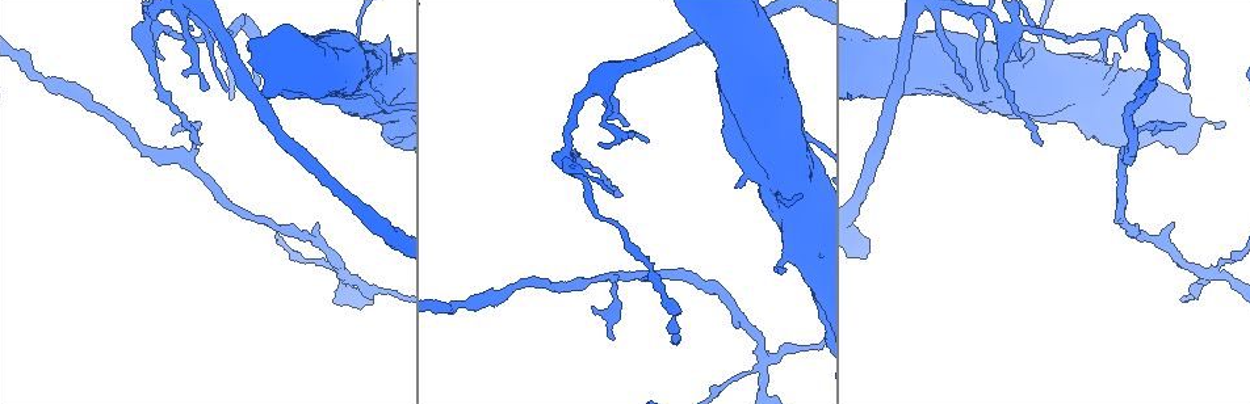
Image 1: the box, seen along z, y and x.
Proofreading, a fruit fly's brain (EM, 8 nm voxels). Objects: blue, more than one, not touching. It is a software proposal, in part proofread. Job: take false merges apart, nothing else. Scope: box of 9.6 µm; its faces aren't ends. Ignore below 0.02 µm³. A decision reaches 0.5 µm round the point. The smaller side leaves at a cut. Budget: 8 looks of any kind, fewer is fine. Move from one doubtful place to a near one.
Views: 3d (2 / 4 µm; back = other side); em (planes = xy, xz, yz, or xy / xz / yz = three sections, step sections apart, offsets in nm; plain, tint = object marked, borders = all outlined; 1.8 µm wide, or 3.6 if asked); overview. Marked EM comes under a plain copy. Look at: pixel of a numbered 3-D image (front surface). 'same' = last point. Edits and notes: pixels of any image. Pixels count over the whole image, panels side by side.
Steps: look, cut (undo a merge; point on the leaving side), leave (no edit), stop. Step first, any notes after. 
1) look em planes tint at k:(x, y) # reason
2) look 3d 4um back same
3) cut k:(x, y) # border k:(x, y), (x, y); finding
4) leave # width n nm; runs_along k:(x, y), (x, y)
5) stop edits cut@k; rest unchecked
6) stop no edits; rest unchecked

look 3d 4um at 1:(181, 17) # three arms meet

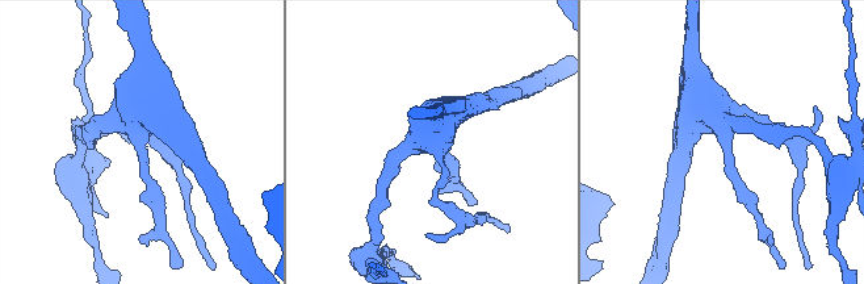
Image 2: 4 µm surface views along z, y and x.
look em 3.6um planes borders at 2:(729, 147) # now the EM

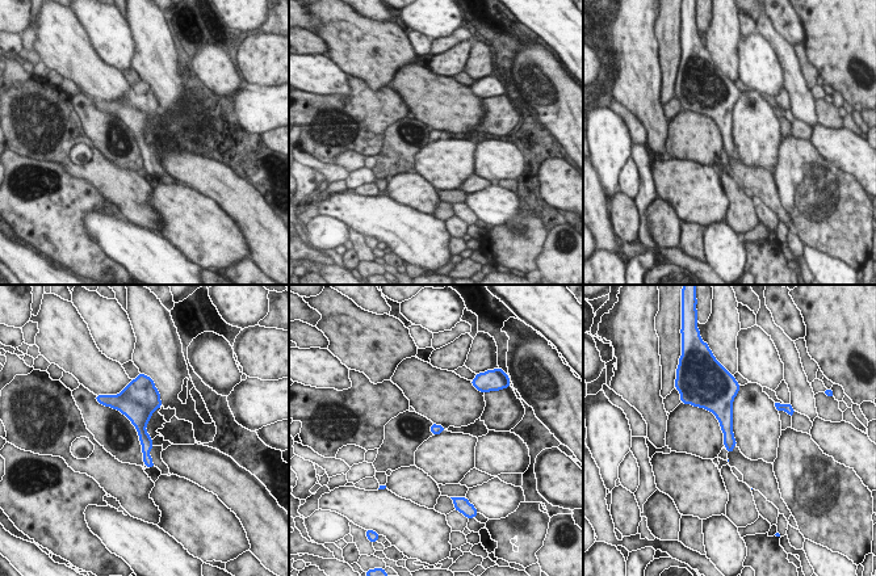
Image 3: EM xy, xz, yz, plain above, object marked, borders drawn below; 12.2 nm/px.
leave # one cell here

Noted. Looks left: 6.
look em planes tint at 1:(668, 302) # abrupt turn

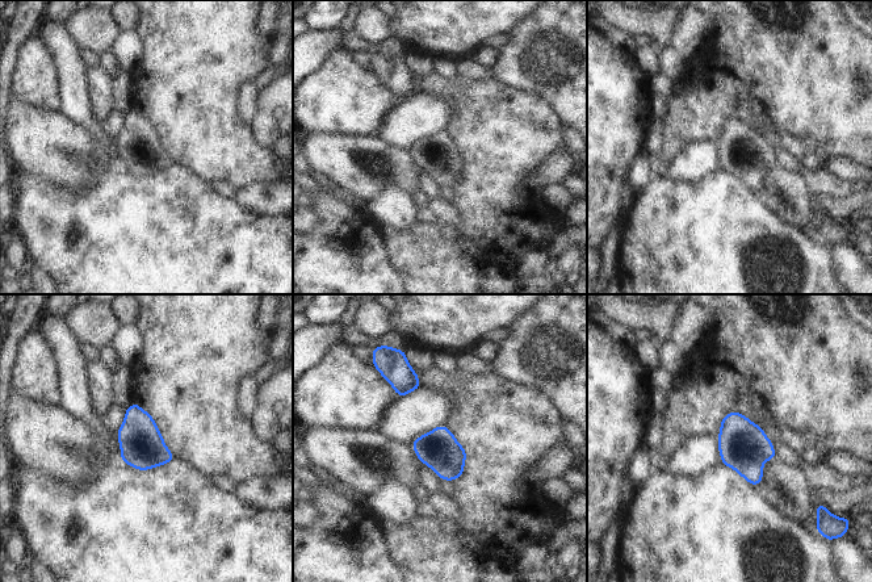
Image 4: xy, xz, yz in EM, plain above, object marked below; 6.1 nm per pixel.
leave # one cell here

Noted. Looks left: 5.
look em xy step 8 tint at 1:(762, 365) # four-way junction

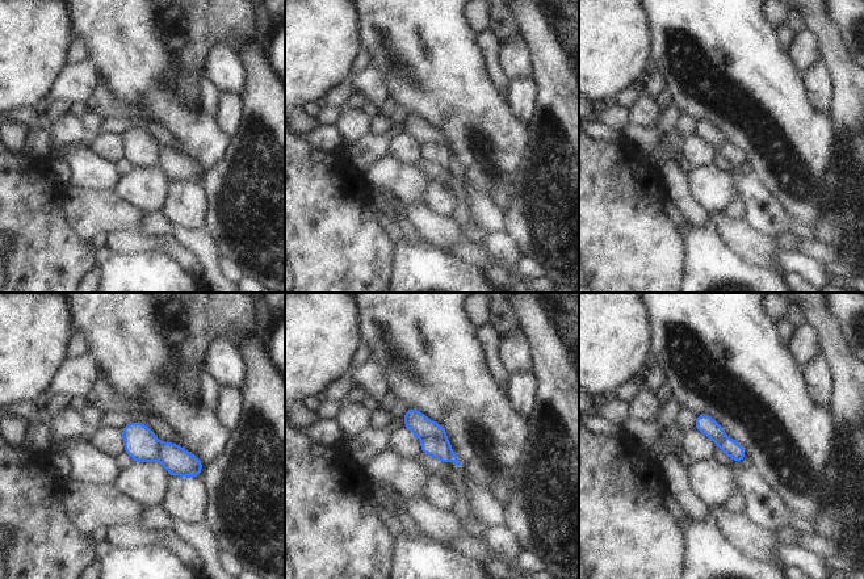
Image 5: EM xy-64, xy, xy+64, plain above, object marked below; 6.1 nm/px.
cut 5:(415, 420) # border 5:(420, 437), (440, 436), (447, 440); two cells meet here

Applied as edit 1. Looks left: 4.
look em yz step 16 tint at 1:(1117, 158) # three arms meet

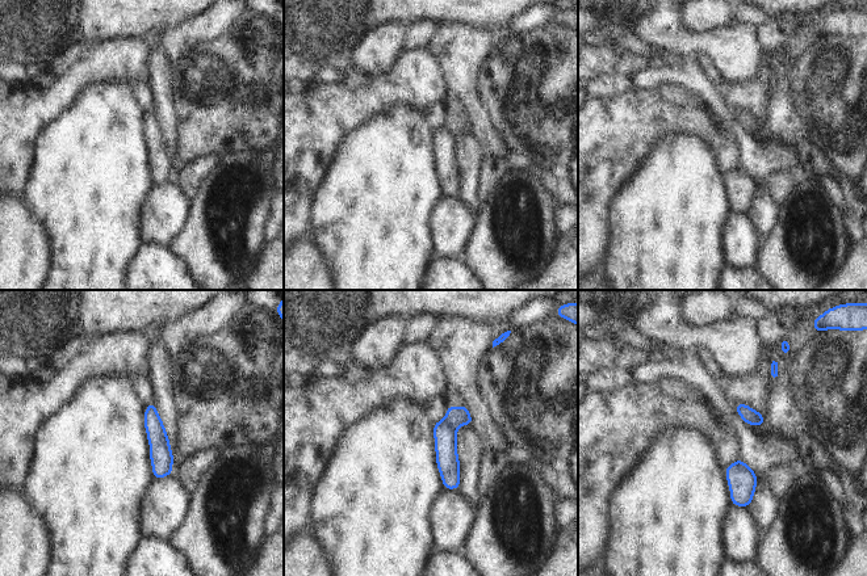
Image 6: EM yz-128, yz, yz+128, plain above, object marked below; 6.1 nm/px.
look em planes tint same

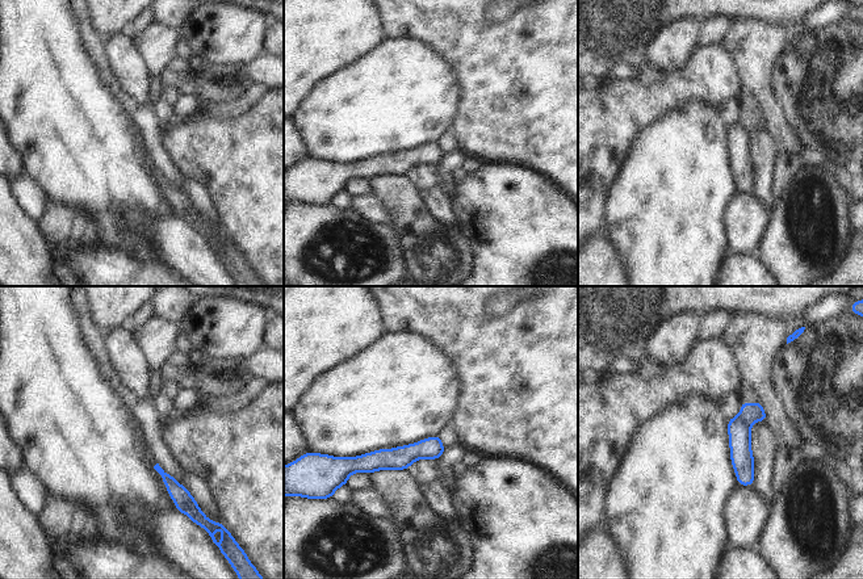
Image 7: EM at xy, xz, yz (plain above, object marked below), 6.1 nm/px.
cut 7:(752, 412) # border 7:(738, 415), (749, 427); a second cell is stuck on

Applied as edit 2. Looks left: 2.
stop edits cut@5, cut@7; rest unchecked

